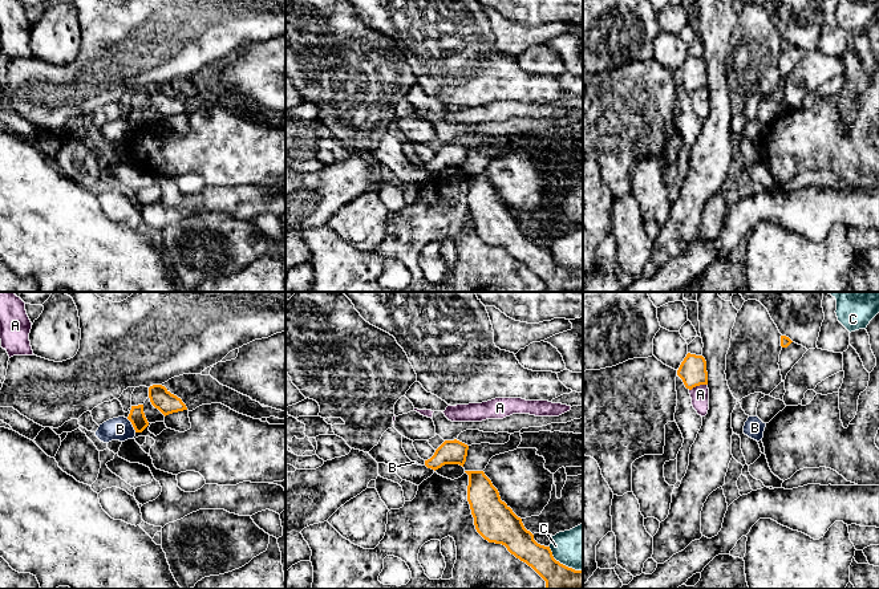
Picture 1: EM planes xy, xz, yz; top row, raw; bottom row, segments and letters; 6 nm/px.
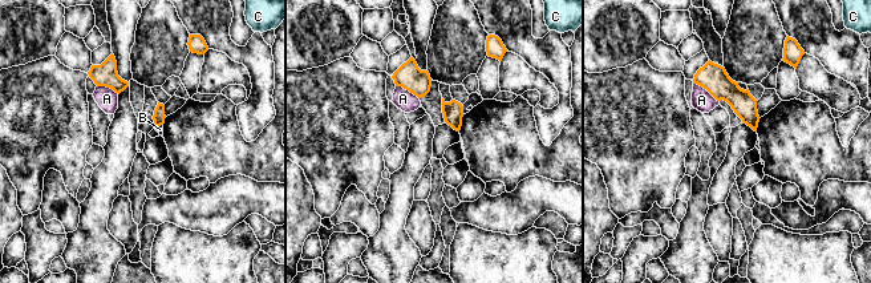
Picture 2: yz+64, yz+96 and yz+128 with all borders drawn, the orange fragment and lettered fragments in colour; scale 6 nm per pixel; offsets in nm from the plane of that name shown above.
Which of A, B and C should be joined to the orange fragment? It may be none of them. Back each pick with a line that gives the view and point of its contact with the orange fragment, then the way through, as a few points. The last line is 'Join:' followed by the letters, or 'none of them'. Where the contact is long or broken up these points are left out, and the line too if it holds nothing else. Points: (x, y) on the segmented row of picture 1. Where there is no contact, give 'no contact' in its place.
Join: none of them

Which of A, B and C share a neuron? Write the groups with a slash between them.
A / B / C

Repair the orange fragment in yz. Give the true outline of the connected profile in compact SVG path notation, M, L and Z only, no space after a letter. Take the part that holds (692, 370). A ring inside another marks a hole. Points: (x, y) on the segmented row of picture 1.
M688 353L677 370L677 375L689 390L700 385L708 385L705 358L702 356Z

